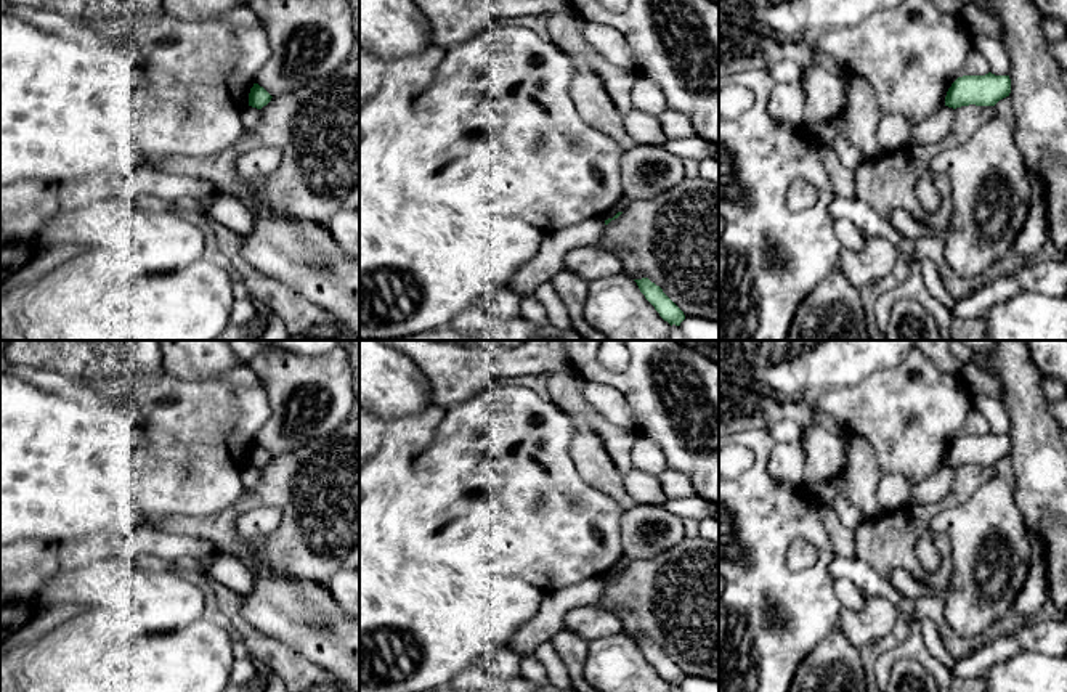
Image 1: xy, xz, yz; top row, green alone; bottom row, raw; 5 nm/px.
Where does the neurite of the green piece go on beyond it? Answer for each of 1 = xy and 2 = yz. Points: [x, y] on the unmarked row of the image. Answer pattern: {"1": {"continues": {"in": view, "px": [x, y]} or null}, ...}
{"1": {"continues": null}, "2": {"continues": null}}

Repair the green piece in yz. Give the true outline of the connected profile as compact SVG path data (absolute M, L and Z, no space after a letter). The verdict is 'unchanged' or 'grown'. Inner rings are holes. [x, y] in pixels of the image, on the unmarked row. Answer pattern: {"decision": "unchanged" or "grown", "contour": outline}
{"decision": "unchanged", "contour": "M963 435L958 437L947 451L945 466L995 466L1000 459L1009 456L1011 438L1009 435Z"}

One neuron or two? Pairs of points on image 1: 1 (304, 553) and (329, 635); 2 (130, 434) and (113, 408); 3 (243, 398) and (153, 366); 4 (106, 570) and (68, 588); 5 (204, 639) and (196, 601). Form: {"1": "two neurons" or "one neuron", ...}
{"1": "two neurons", "2": "two neurons", "3": "two neurons", "4": "one neuron", "5": "two neurons"}

